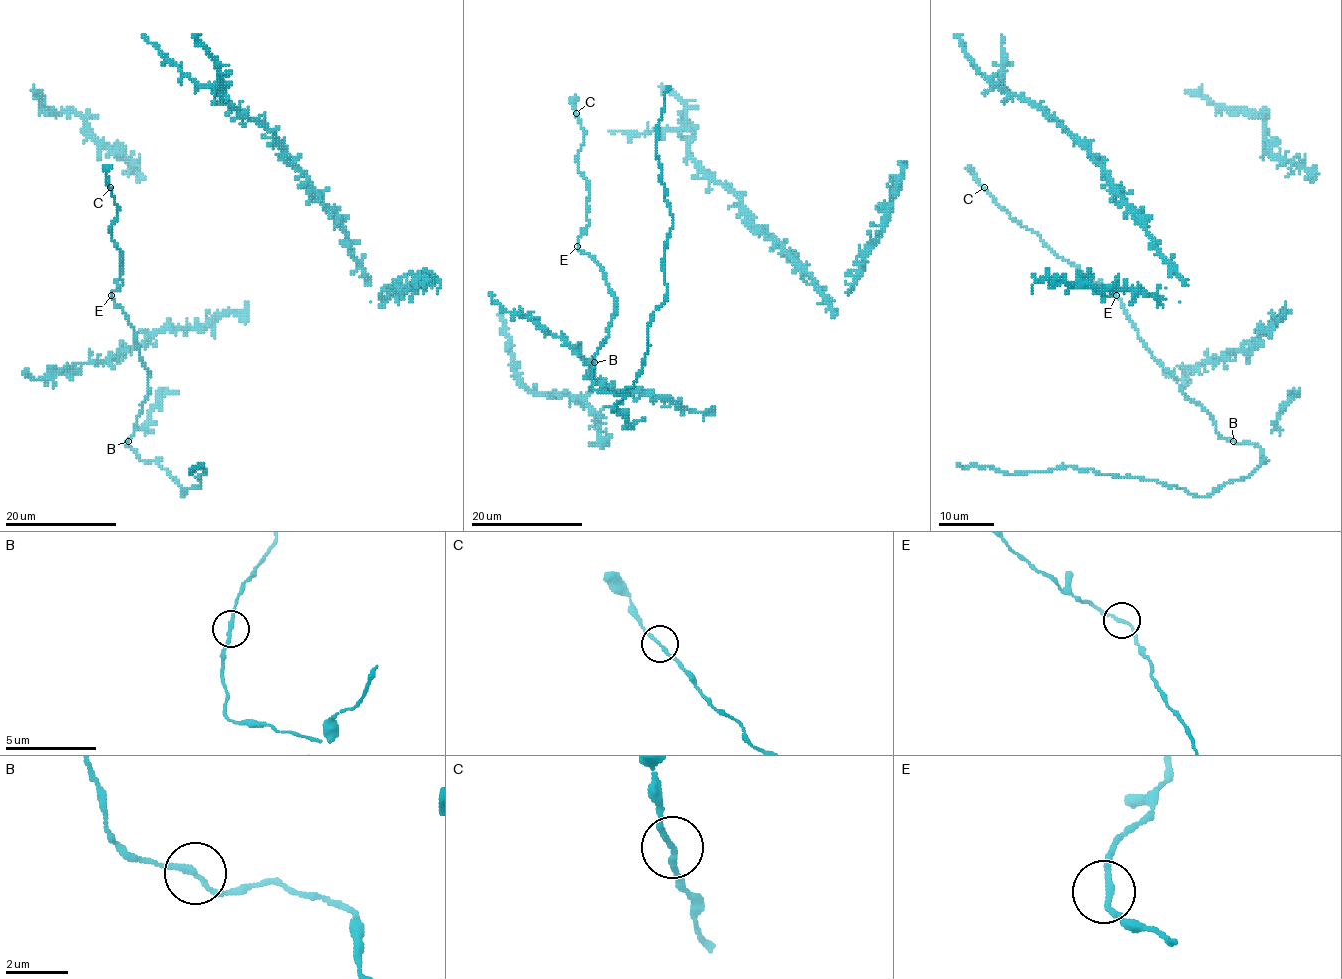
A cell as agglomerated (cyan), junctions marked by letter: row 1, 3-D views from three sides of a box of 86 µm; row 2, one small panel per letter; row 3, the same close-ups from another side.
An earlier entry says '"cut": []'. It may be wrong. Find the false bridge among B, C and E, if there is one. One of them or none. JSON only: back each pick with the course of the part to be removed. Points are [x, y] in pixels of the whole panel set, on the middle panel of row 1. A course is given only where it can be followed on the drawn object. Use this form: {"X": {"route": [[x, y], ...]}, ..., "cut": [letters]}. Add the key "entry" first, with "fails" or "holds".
{"entry": "fails", "C": {"route": [[576, 113], [569, 97]]}, "cut": ["C"]}

